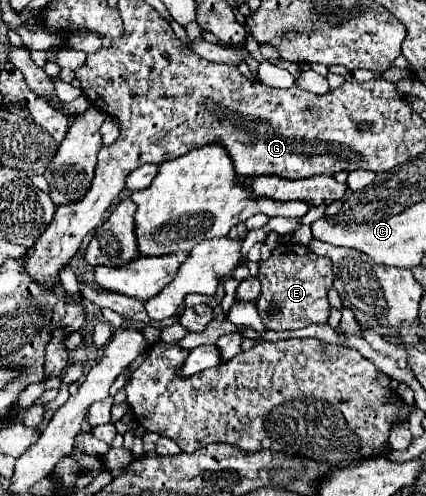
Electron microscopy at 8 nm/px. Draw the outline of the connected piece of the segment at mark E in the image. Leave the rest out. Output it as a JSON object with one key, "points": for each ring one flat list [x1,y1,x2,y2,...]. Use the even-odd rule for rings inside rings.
{"points":[[278,244,272,250,272,256,260,262,258,280,262,284,260,300,256,300,258,314,268,330,298,330,310,324,326,324,330,318,328,290,334,284,332,262,328,258,314,254,308,246,302,244],[276,306,276,314,268,314]]}

